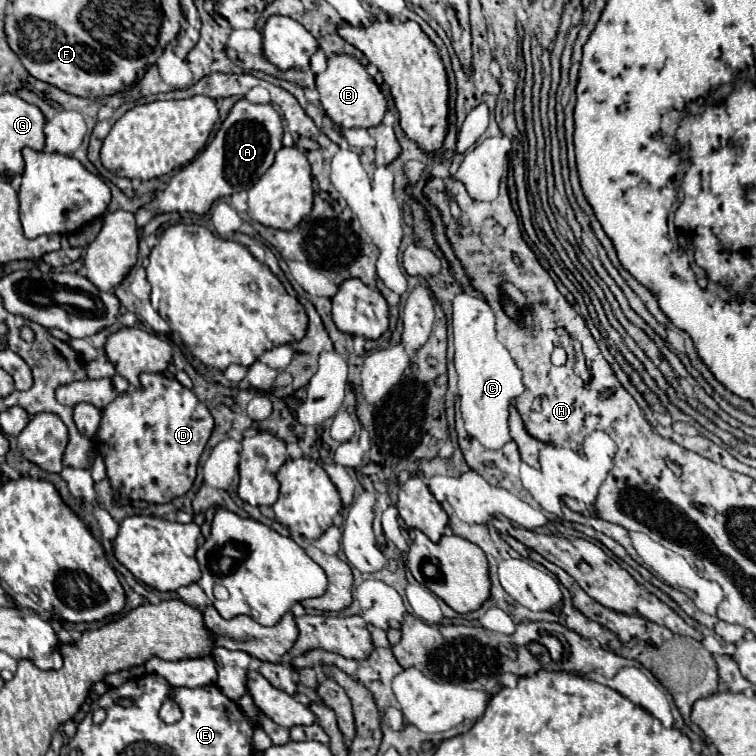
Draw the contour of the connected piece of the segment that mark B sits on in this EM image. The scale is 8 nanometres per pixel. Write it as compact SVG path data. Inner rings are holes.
M334 55L328 59L324 73L316 75L316 89L320 91L320 103L324 113L342 127L376 127L386 113L386 97L376 85L366 67L350 55Z

